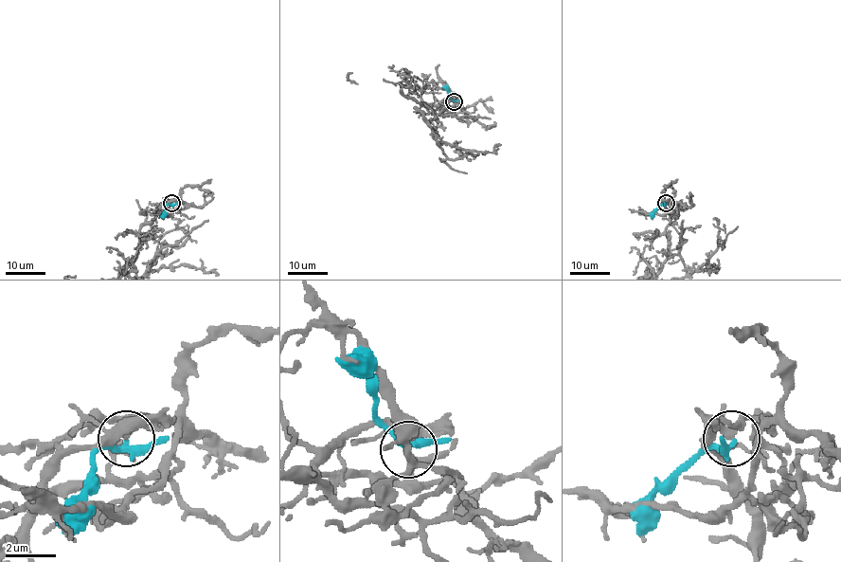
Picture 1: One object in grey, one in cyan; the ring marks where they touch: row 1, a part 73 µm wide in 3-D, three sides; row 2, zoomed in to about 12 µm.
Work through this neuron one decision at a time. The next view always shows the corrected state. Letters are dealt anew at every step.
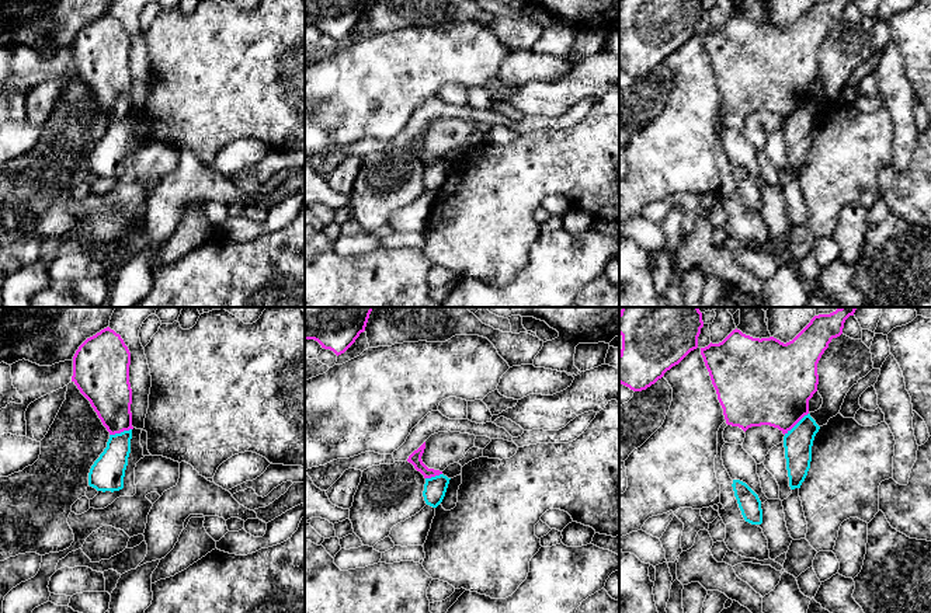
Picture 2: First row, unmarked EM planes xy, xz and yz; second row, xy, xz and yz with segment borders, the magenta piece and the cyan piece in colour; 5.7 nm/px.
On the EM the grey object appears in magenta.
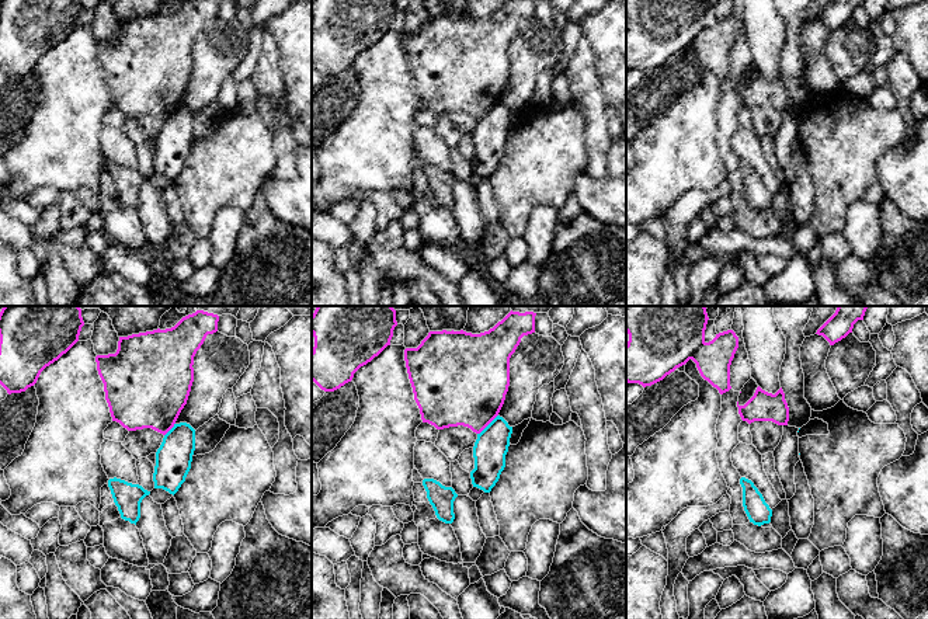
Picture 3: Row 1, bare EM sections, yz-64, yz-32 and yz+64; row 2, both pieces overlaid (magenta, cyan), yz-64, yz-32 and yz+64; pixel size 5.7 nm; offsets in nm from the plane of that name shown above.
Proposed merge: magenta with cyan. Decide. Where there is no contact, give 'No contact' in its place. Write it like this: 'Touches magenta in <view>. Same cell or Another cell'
Touches magenta in yz. Another cell

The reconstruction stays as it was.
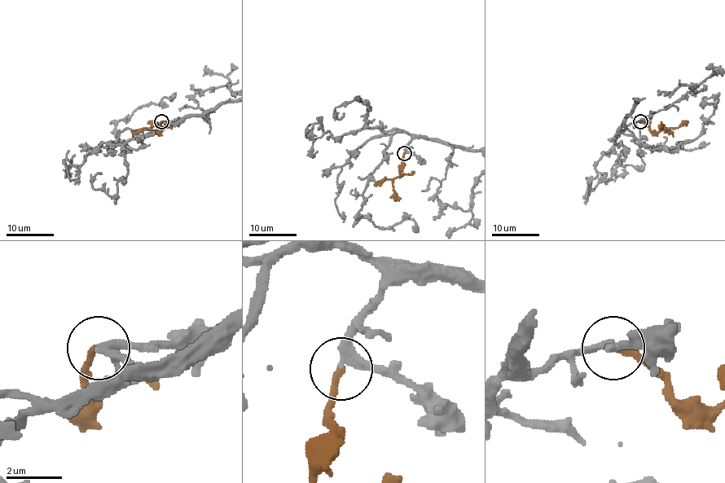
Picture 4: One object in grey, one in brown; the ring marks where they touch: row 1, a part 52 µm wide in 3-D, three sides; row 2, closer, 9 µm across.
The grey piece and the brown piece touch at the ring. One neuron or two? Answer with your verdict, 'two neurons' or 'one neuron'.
one neuron

